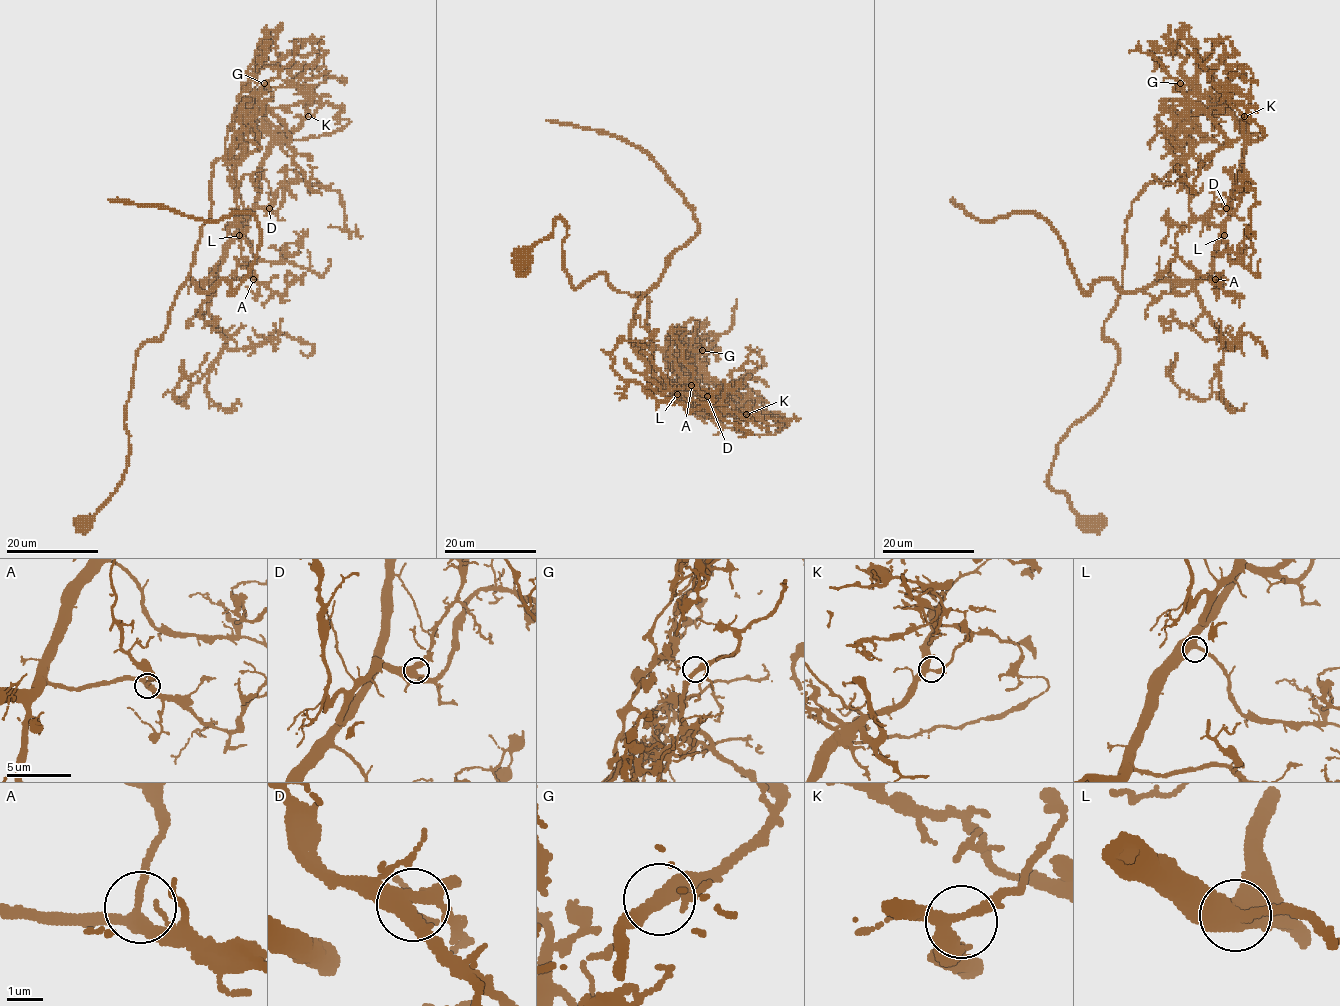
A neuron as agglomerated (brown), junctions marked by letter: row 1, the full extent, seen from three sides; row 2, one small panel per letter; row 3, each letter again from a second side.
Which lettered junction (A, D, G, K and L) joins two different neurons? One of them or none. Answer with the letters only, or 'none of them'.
G

